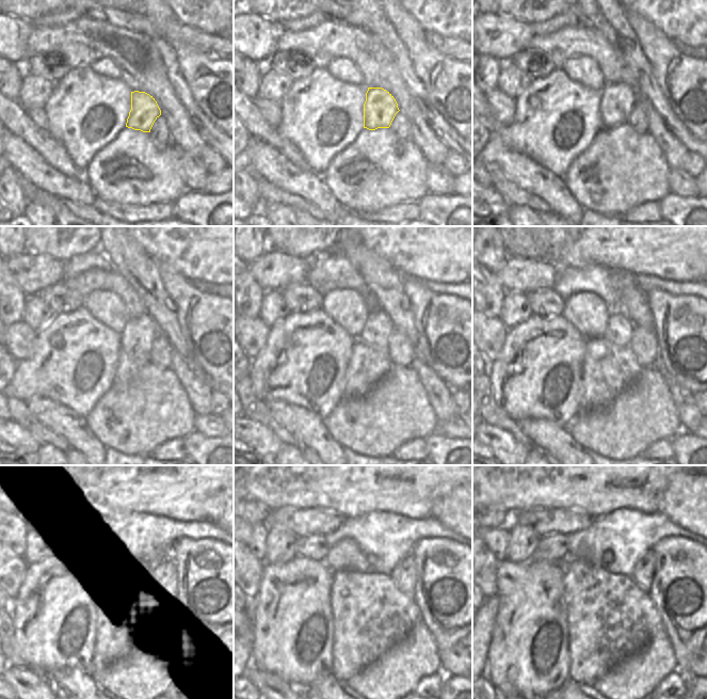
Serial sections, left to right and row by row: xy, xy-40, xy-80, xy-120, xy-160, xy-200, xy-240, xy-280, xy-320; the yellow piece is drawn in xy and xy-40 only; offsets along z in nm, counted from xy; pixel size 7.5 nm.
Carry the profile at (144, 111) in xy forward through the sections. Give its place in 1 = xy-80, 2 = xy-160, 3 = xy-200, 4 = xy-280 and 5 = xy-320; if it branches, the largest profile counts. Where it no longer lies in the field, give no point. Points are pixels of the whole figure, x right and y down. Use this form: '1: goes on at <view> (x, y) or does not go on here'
1: goes on at xy-80 (616, 99)
2: goes on at xy-160 (379, 327)
3: goes on at xy-200 (619, 330)
4: goes on at xy-280 (371, 559)
5: goes on at xy-320 (608, 557)

